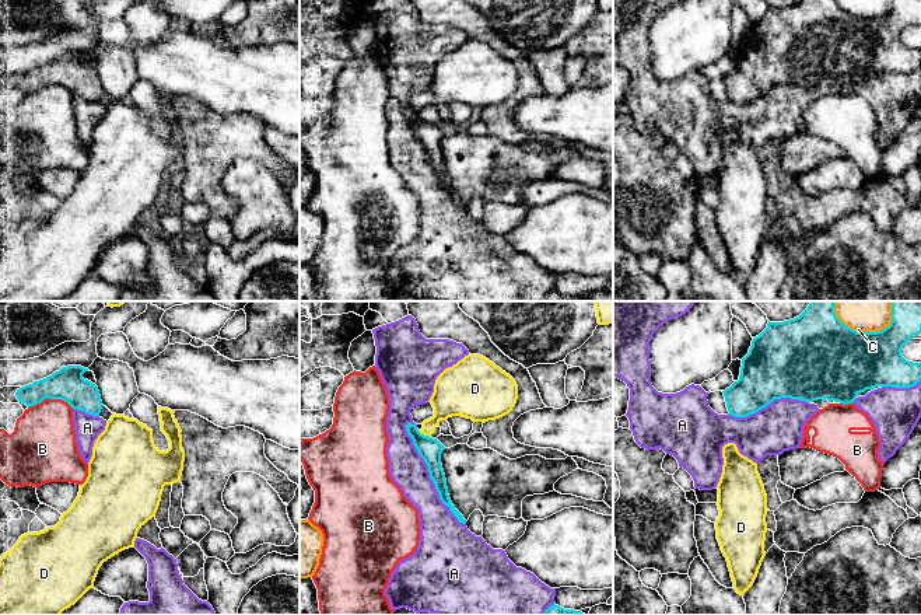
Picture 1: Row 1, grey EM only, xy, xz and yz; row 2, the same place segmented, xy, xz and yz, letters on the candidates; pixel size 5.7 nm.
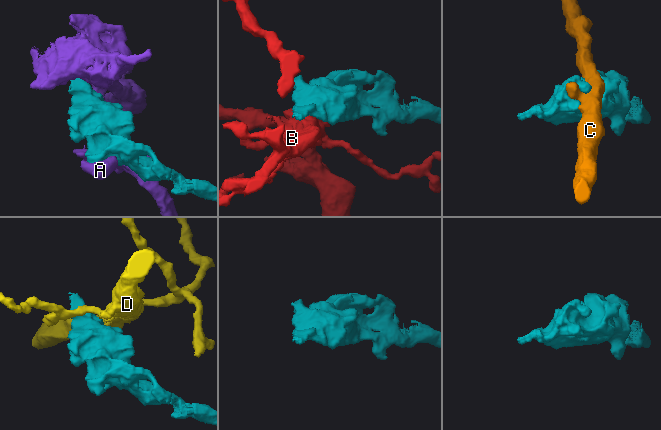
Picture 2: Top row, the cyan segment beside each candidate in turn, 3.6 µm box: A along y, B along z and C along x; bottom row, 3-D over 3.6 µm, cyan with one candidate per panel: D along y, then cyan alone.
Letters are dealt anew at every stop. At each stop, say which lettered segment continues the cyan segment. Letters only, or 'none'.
none

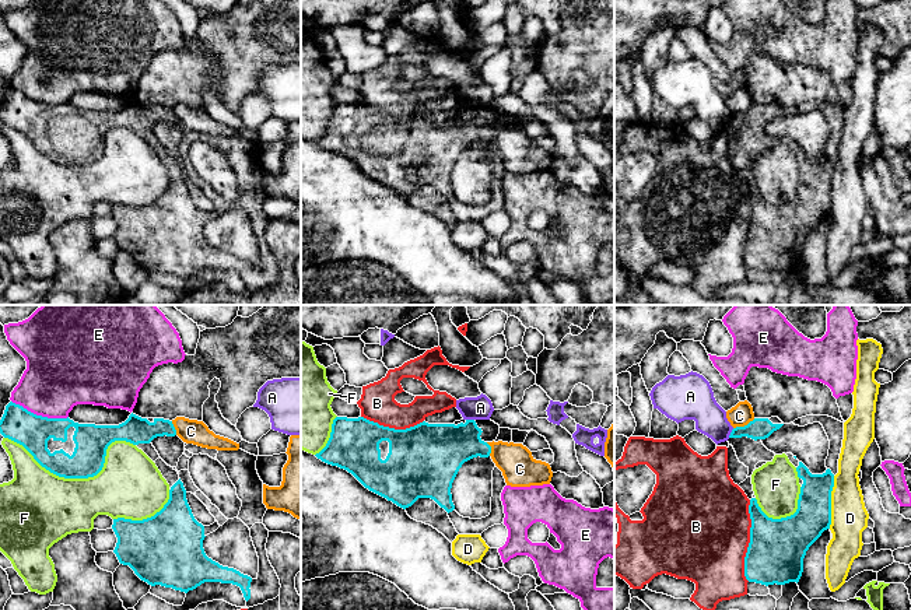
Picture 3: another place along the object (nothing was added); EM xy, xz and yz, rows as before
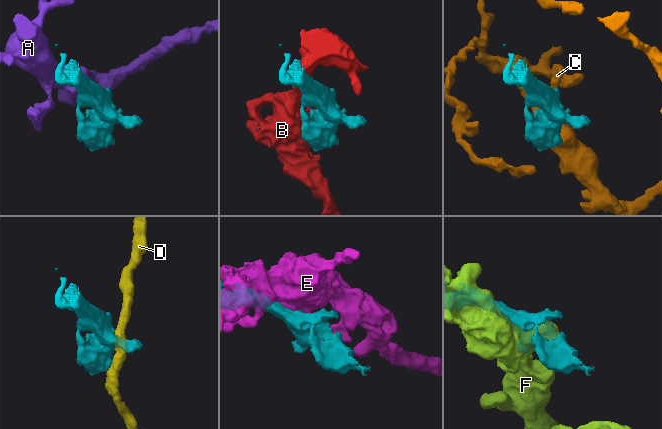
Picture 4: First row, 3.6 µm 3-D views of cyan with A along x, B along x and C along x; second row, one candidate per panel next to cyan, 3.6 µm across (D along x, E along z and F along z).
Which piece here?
none

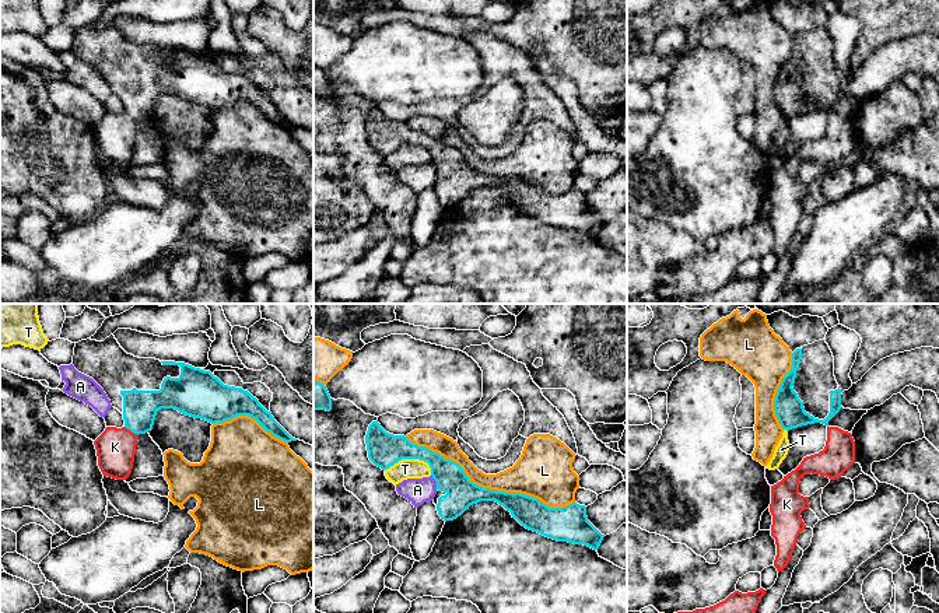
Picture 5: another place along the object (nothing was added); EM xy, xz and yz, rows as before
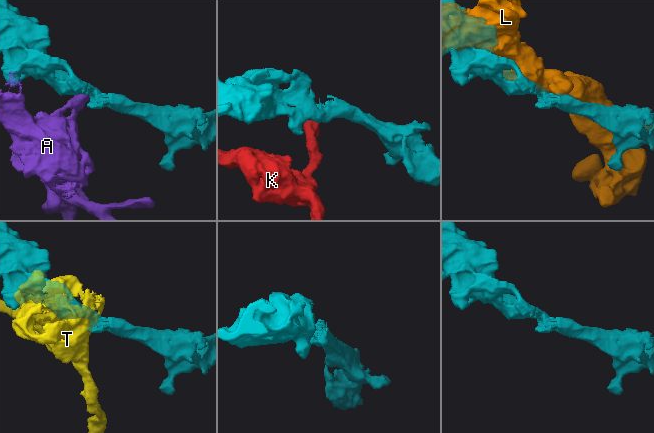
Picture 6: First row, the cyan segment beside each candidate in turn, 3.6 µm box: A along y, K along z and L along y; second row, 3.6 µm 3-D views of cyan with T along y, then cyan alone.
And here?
none

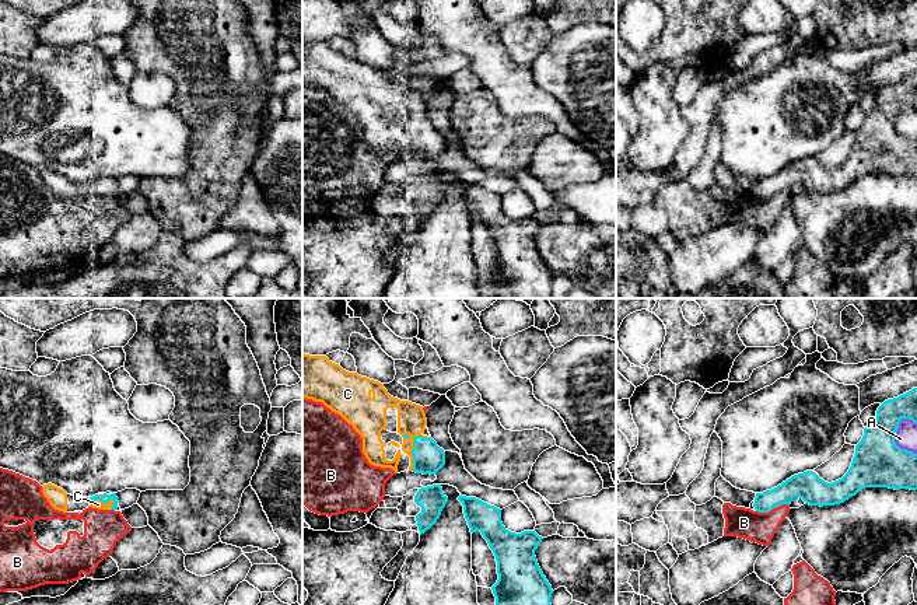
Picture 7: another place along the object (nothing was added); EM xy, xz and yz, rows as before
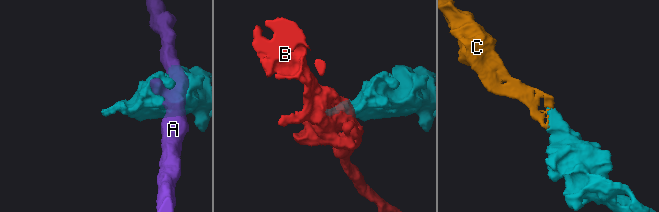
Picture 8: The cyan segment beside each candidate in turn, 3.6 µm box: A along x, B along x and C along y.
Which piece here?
C

